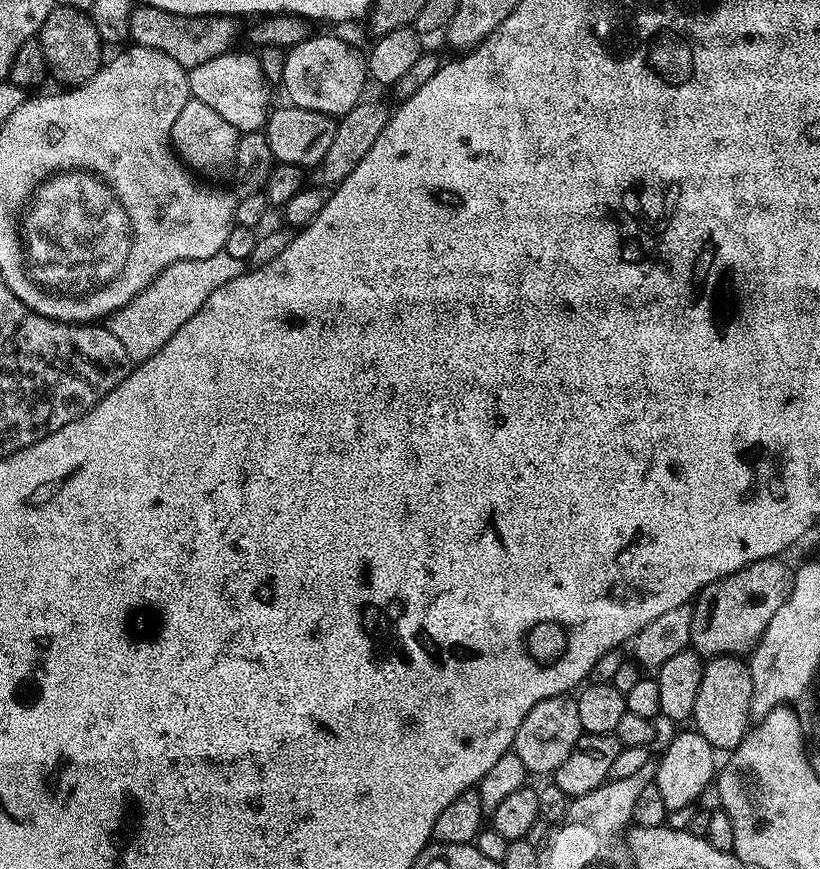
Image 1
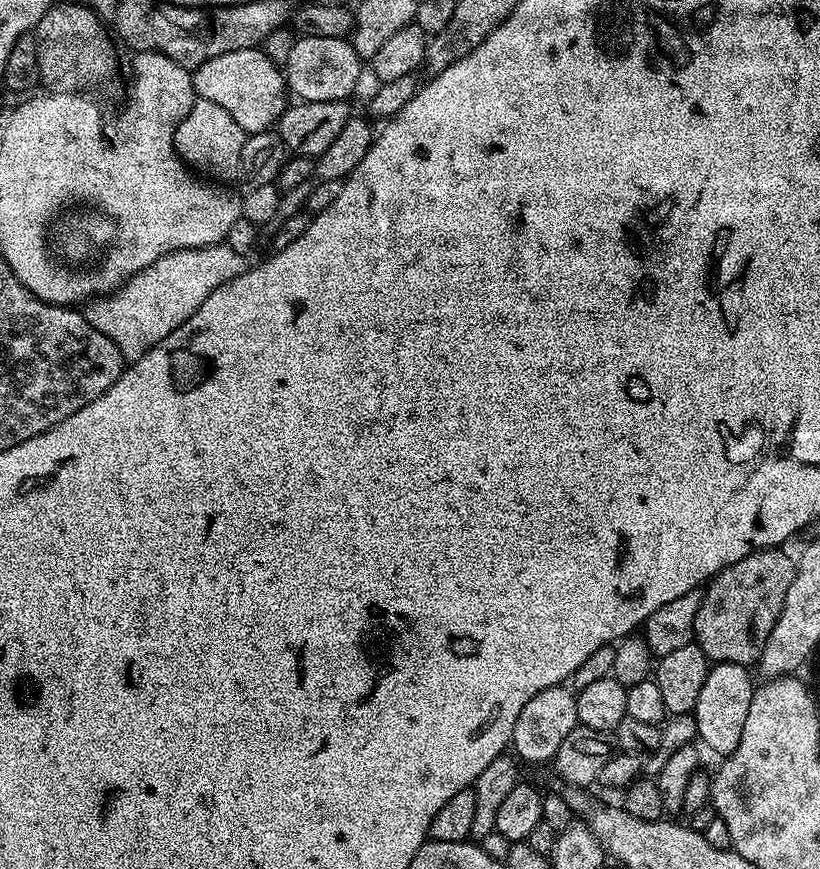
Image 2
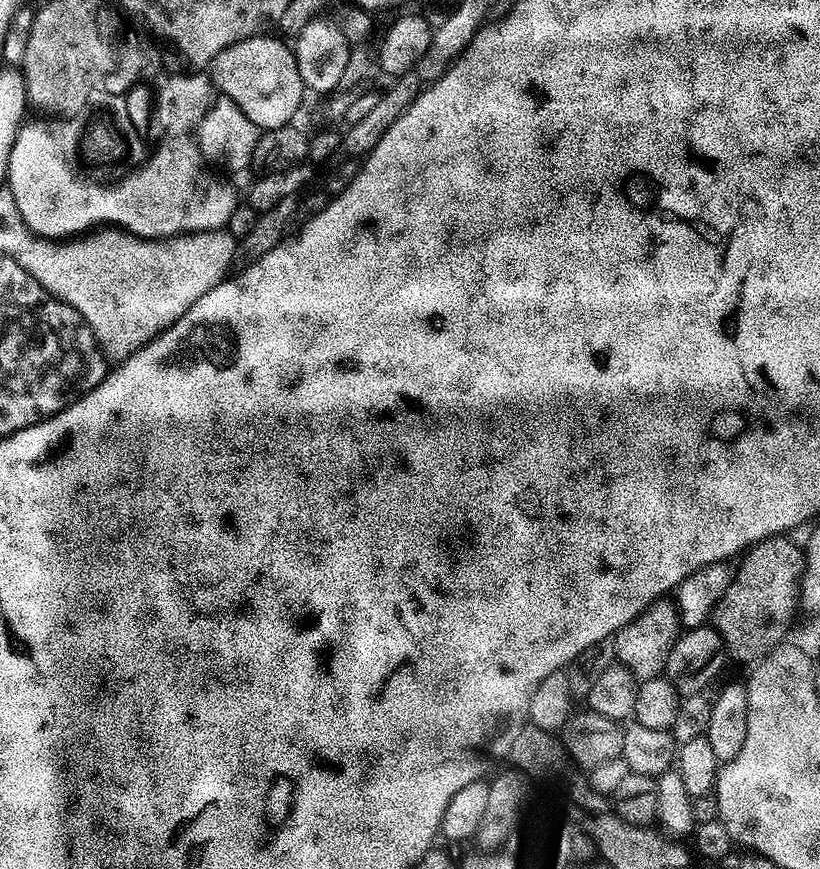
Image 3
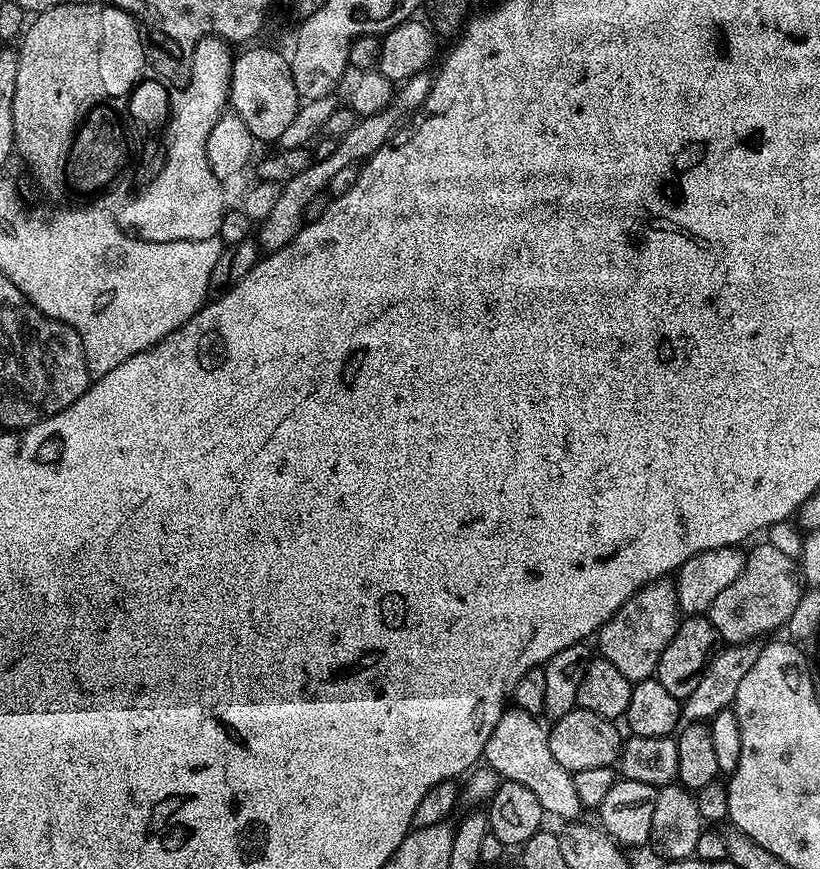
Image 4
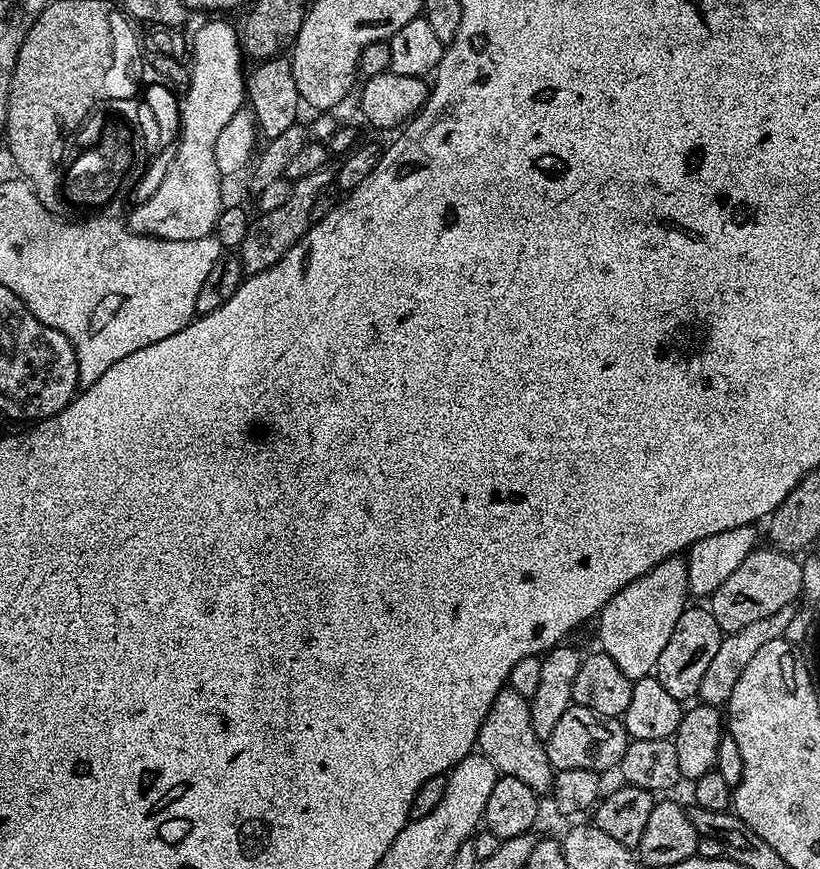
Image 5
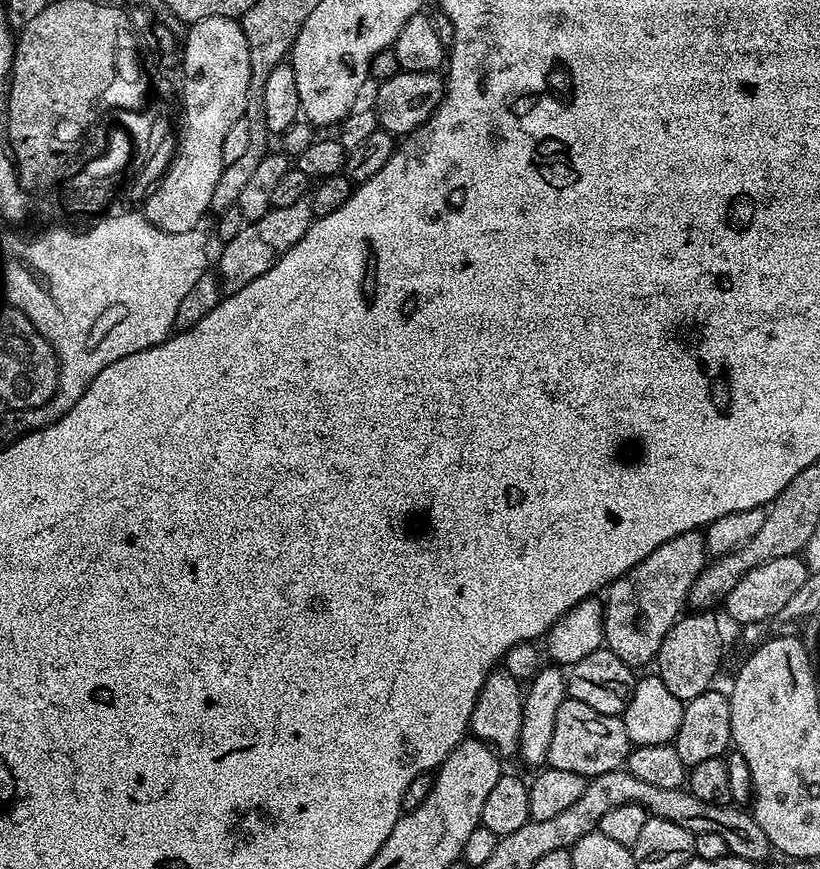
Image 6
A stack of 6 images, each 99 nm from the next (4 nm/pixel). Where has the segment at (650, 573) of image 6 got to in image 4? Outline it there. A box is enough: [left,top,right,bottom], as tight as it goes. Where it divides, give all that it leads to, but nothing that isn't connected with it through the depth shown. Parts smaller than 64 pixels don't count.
[598,578,682,681]

